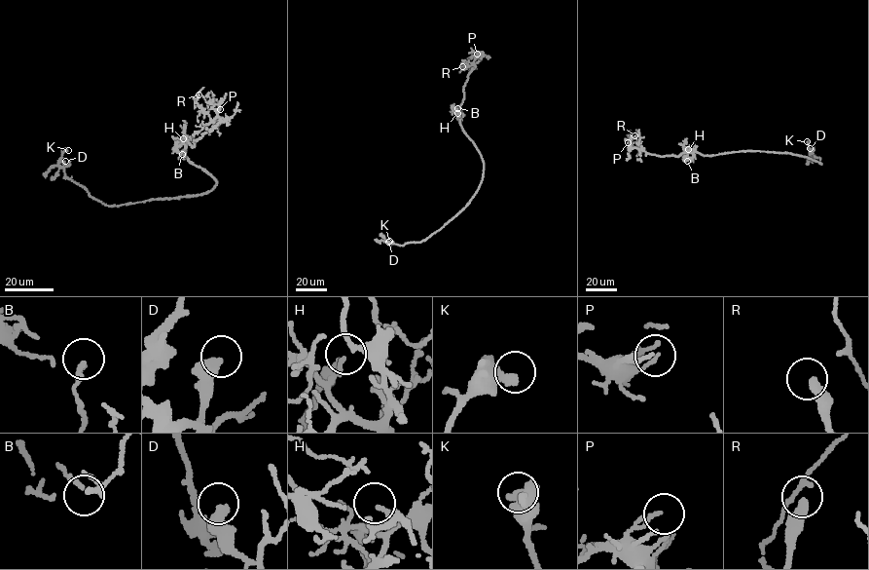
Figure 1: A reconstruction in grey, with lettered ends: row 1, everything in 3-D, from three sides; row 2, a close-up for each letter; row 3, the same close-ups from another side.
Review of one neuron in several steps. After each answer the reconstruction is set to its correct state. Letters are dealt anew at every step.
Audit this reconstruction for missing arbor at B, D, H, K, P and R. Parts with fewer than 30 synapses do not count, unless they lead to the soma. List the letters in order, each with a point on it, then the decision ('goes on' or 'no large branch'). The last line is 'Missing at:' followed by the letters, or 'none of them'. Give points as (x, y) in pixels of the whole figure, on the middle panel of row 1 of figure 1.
B: (457, 108) | no large branch
D: (388, 242) | no large branch
H: (457, 113) | no large branch
K: (389, 241) | no large branch
P: (477, 54) | no large branch
R: (462, 66) | no large branch
Missing at: none of them

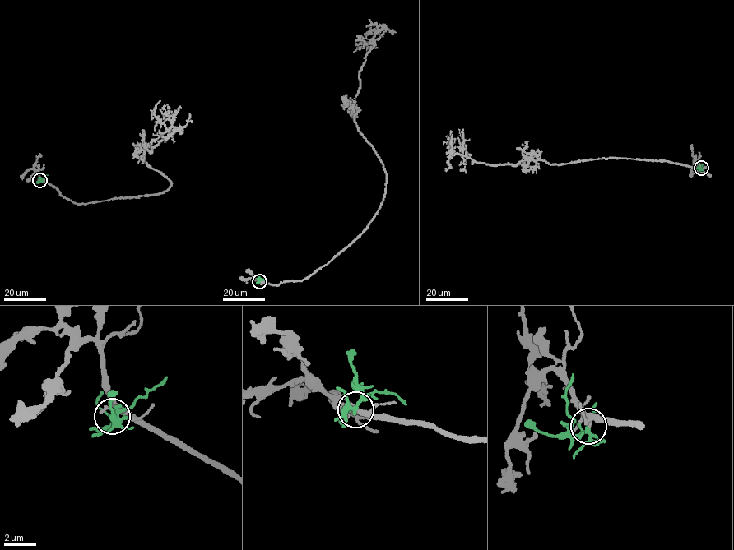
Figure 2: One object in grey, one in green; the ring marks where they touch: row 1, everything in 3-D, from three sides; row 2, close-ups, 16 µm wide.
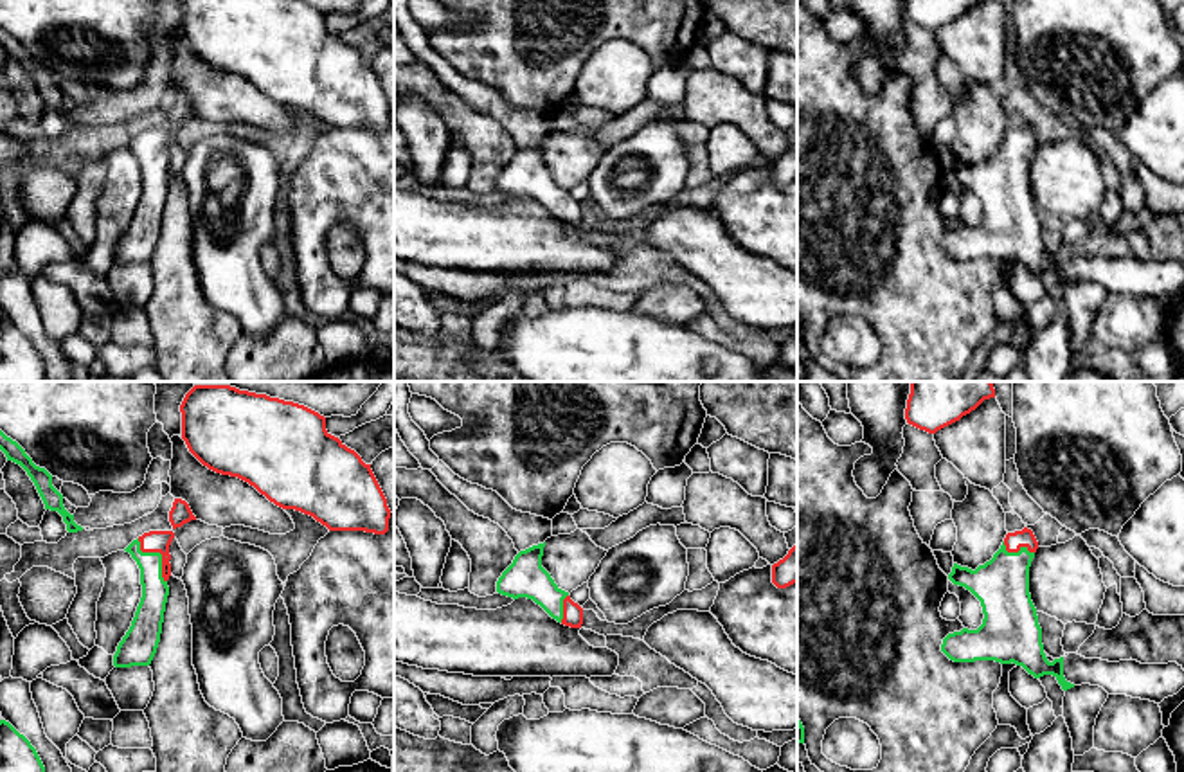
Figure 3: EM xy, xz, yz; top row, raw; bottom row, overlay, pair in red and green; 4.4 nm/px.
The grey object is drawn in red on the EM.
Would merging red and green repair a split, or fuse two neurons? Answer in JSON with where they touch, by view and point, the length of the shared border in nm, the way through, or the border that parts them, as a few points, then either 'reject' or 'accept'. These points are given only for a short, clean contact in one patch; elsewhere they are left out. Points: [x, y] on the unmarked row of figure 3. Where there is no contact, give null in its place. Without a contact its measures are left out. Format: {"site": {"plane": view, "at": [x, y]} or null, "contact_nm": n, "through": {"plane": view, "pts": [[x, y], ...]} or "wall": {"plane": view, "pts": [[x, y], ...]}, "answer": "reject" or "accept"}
{"site": {"plane": "xy", "at": [159, 148]}, "contact_nm": 240, "through": {"plane": "xy", "pts": [[155, 137], [159, 148], [155, 188]]}, "answer": "accept"}

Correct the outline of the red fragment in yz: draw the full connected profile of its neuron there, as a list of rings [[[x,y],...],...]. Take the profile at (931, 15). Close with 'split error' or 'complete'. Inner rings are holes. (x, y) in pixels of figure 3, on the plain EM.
[[[907,0],[905,16],[909,22],[936,31],[959,18],[981,0]]]; complete

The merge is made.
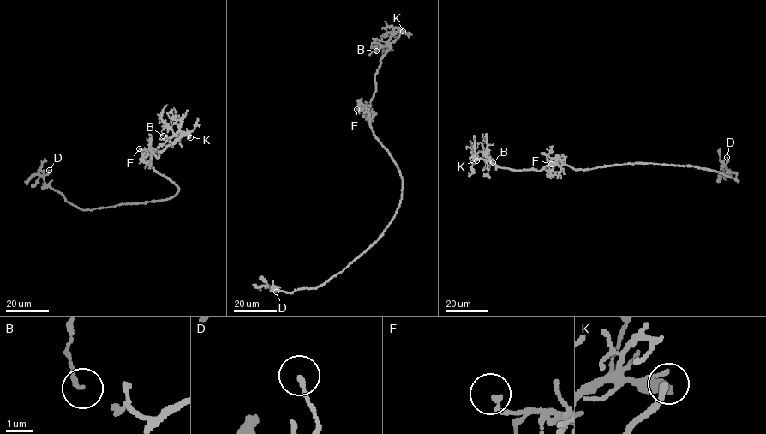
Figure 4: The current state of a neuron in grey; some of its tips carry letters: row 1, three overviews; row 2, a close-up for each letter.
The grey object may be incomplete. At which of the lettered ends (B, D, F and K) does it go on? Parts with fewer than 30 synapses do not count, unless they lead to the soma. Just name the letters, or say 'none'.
K

